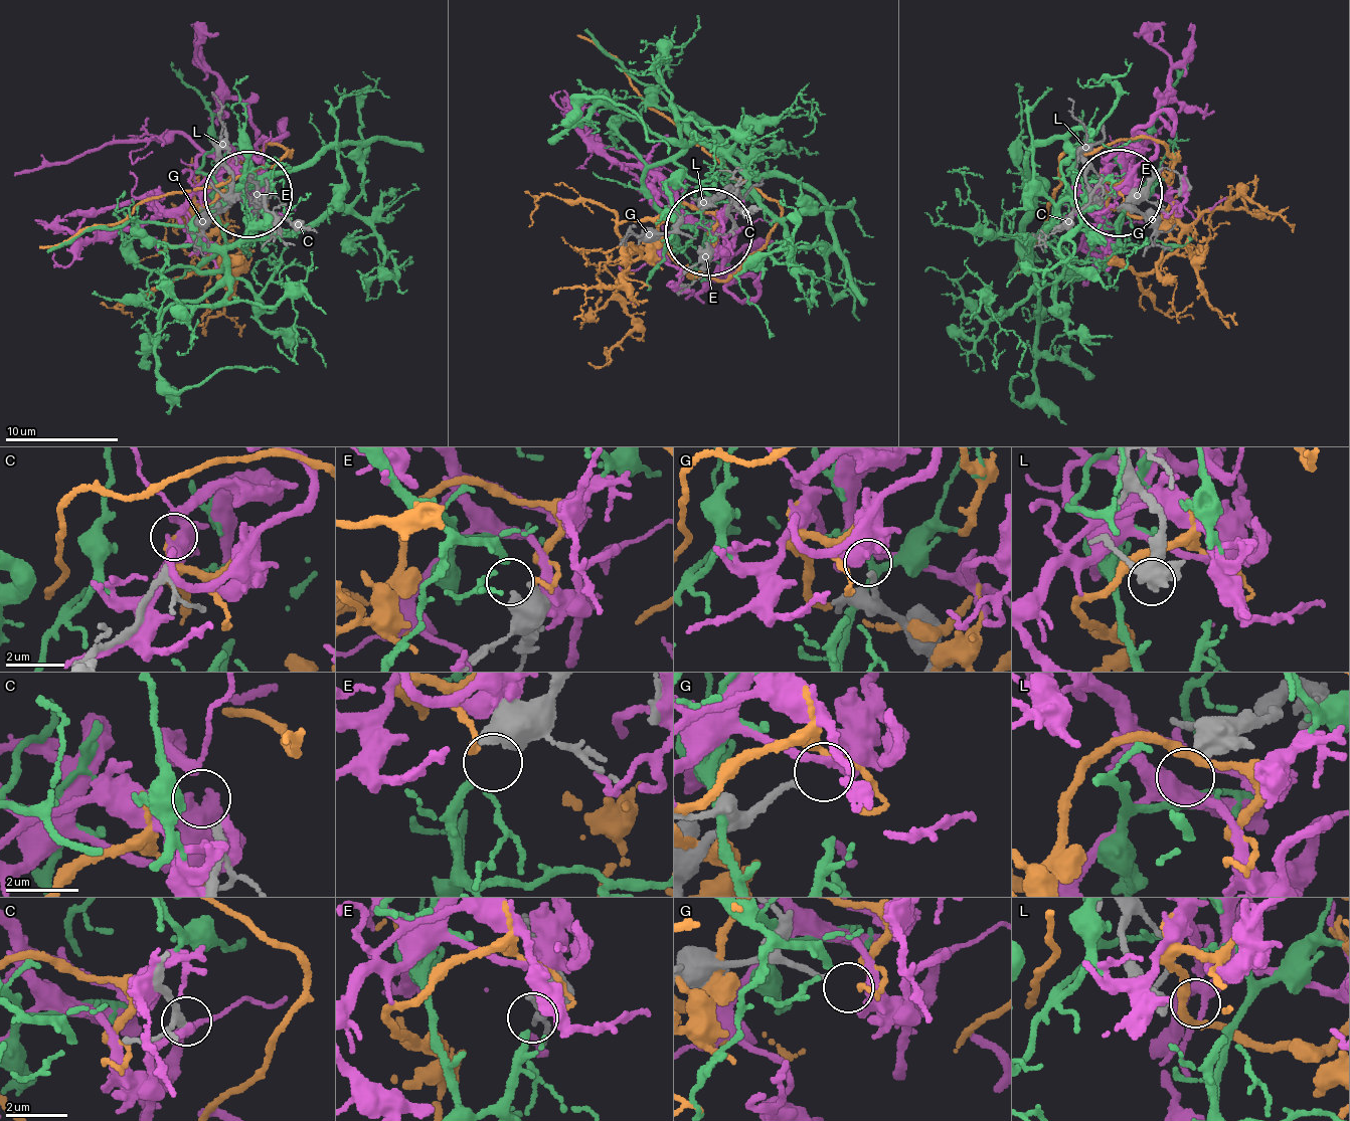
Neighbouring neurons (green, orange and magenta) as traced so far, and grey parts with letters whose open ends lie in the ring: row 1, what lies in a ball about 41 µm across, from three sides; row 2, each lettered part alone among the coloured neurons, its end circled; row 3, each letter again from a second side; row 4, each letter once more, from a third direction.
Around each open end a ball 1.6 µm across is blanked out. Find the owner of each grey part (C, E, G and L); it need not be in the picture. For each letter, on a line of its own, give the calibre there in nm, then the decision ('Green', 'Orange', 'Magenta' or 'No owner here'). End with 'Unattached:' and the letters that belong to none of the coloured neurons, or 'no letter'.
C: Thickness 180 nm. No owner here
E: Thickness 480 nm. Green
G: Thickness 170 nm. No owner here
L: Thickness 440 nm. No owner here
Unattached: C, G, L

